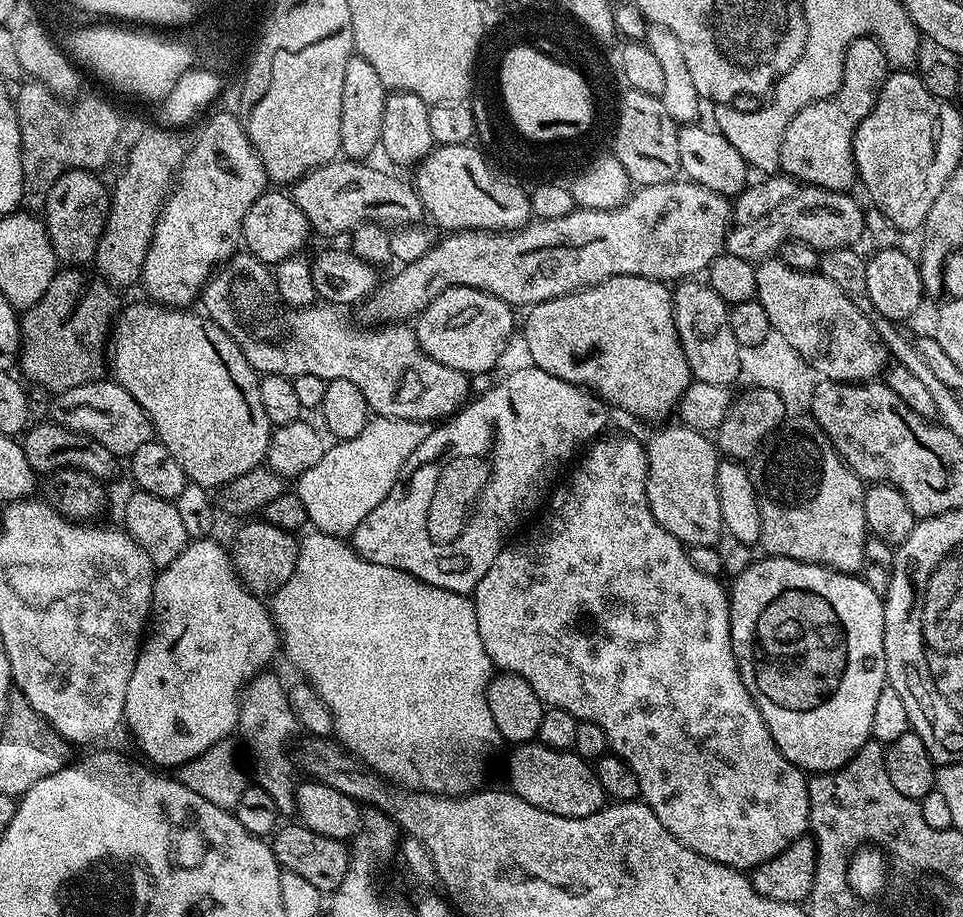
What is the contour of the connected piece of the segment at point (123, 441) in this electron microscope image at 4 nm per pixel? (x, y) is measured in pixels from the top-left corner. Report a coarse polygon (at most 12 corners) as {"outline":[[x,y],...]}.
{"outline":[[115,379],[53,400],[55,423],[118,458],[153,439],[142,406]]}

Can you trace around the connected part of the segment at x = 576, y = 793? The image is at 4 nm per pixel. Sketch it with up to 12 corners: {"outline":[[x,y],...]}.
{"outline":[[539,742],[511,751],[507,787],[562,818],[606,797],[595,767]]}

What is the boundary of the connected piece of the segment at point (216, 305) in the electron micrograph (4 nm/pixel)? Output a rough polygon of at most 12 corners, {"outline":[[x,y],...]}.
{"outline":[[237,251],[203,311],[257,373],[349,380],[375,415],[440,422],[470,376],[404,322],[285,304]]}

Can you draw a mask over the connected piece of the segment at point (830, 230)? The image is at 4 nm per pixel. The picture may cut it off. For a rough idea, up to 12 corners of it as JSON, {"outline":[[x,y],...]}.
{"outline":[[804,186],[735,225],[726,251],[759,262],[787,240],[821,253],[865,235],[847,191]]}

